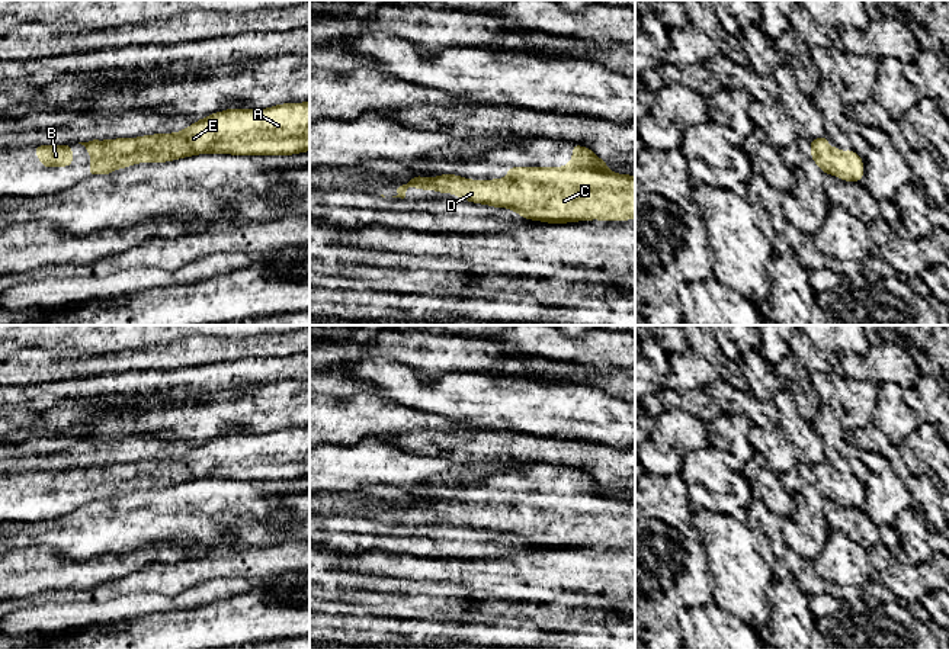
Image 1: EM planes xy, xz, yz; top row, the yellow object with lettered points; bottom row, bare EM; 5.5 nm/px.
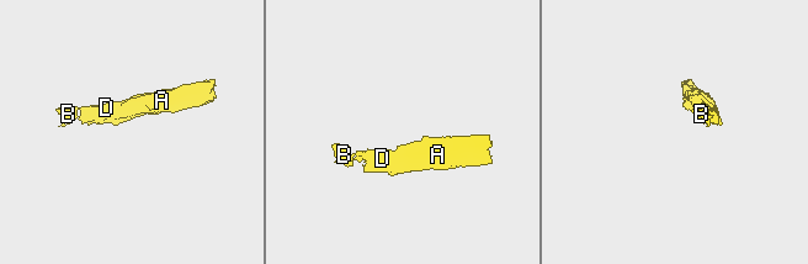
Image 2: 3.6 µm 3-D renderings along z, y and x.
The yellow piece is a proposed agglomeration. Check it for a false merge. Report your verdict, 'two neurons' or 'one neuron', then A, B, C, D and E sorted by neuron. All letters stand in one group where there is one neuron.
one neuron; A B C D E

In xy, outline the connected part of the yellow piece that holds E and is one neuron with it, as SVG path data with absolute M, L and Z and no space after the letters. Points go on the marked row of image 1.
M310 102L269 109L227 109L174 134L78 142L92 155L89 176L137 163L196 154L291 155L310 151Z

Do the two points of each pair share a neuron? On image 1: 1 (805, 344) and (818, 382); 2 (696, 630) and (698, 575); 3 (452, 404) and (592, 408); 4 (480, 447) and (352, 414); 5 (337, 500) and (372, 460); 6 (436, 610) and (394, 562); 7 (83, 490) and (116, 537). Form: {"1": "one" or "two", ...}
{"1": "two", "2": "two", "3": "one", "4": "two", "5": "two", "6": "two", "7": "two"}

